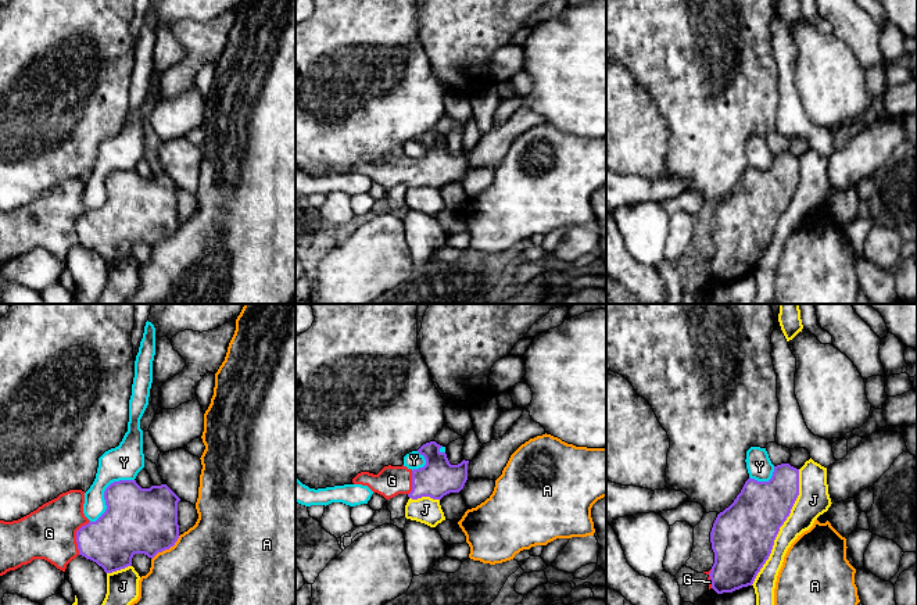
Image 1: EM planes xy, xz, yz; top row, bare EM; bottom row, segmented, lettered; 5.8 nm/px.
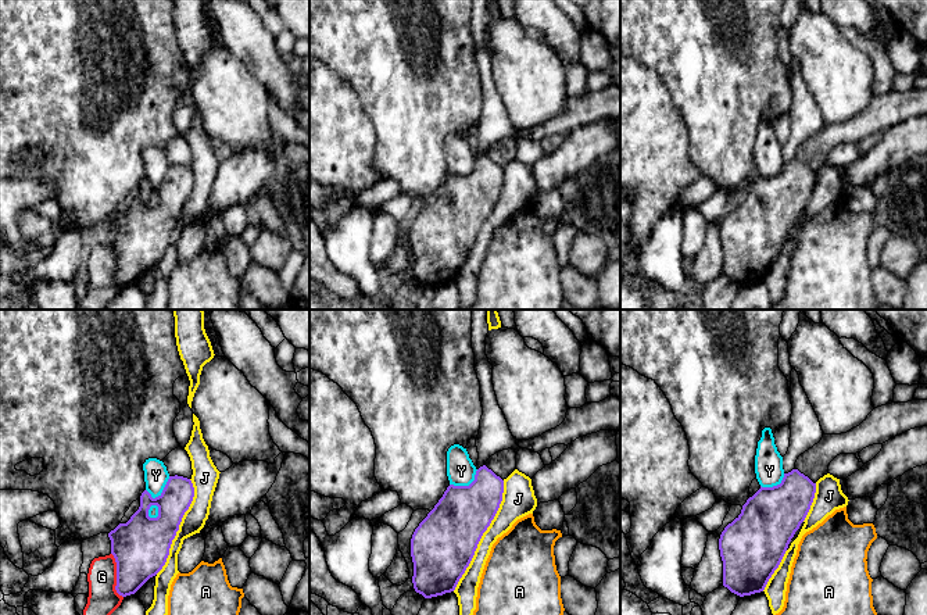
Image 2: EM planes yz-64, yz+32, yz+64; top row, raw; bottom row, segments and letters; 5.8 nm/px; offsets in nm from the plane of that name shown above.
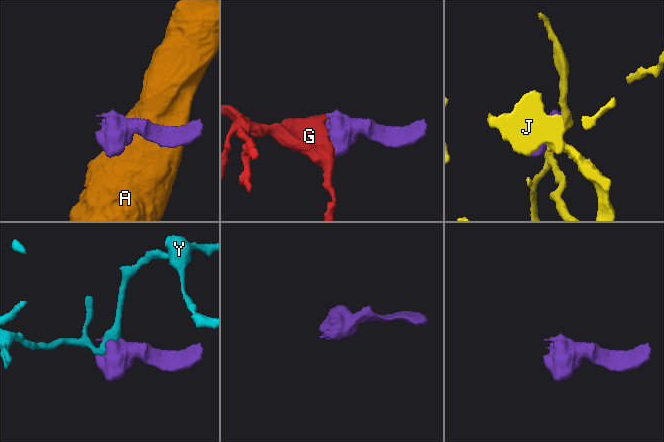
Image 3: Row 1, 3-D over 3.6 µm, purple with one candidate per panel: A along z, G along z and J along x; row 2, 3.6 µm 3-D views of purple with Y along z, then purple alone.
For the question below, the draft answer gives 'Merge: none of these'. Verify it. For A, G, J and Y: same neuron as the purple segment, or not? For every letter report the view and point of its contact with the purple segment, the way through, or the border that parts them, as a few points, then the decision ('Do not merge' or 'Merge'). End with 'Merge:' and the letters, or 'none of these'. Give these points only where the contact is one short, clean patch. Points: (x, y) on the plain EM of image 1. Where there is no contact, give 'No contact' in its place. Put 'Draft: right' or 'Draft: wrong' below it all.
A: Touches purple at xy (167, 237). Do not merge
G: Touches purple at xy (76, 226). Merge
J: Touches purple at yz (780, 215). Do not merge
Y: Touches purple at xy (104, 182). Boundary: xy (133, 168), (114, 169), (104, 181), (106, 199), (90, 211). Do not merge
Merge: G
Draft: wrong

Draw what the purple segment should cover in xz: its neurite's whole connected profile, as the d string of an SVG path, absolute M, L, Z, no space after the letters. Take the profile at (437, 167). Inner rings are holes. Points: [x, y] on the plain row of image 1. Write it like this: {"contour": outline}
{"contour": "M436 130L423 133L418 142L425 146L426 154L419 158L408 158L406 155L384 155L377 164L369 161L361 161L354 168L354 173L368 175L373 182L383 185L390 189L398 183L406 183L412 189L422 186L430 186L433 189L441 189L449 182L459 182L468 169L468 153L469 150L462 150L458 154L451 154L447 143L441 142L443 135Z"}

